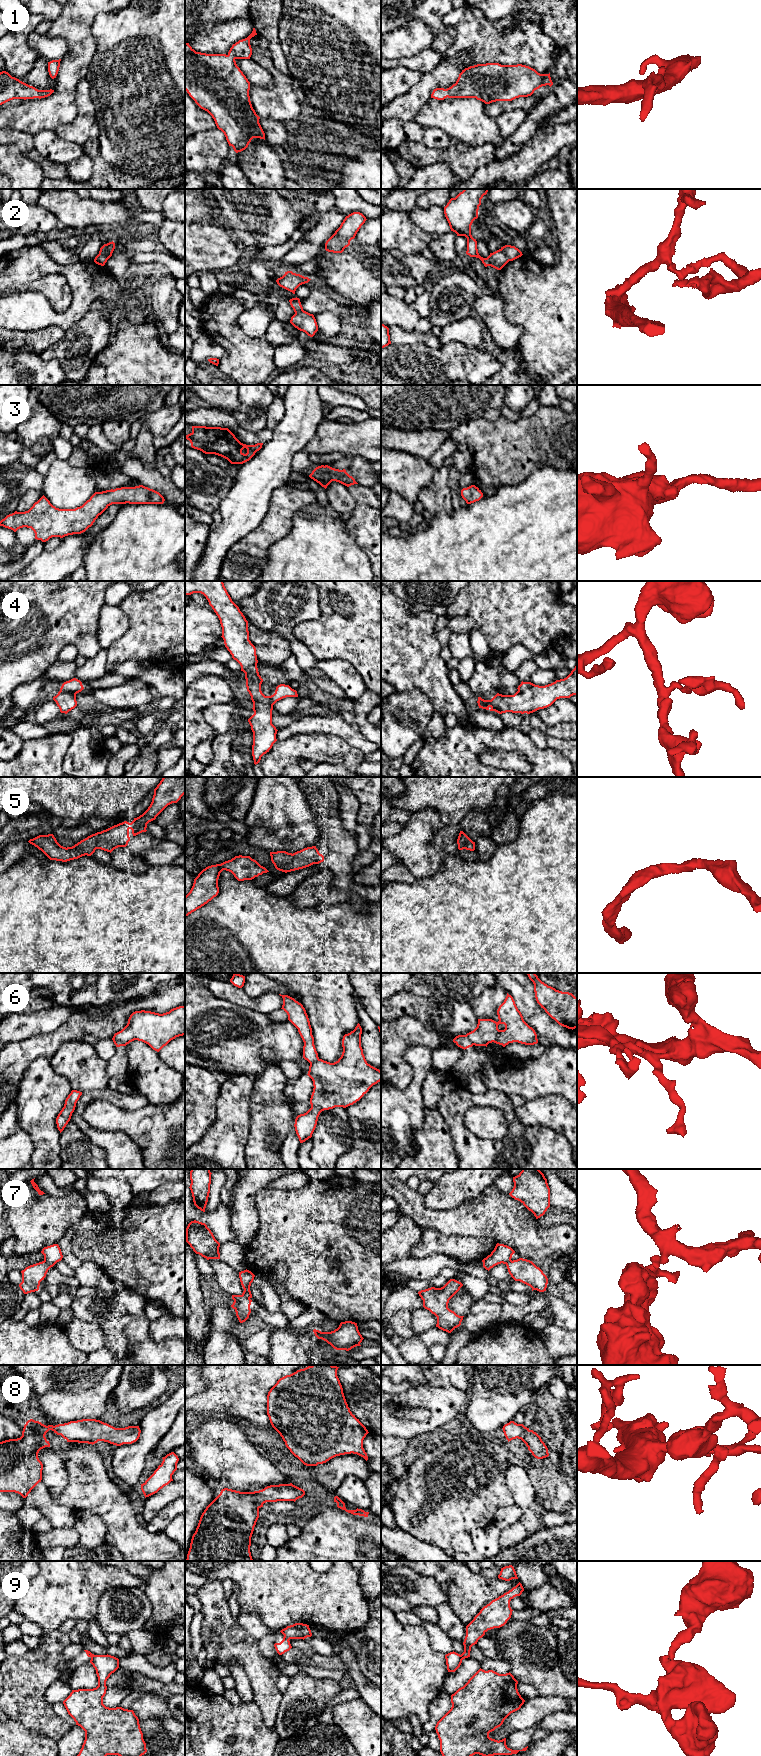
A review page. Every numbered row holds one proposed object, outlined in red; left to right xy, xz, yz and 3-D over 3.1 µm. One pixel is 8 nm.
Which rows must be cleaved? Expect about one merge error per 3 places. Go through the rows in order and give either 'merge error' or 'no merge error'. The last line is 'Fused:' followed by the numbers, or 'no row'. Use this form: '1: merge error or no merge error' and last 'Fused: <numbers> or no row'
1: no merge error
2: merge error
3: no merge error
4: no merge error
5: no merge error
6: merge error
7: merge error
8: no merge error
9: merge error
Fused: 2, 6, 7, 9

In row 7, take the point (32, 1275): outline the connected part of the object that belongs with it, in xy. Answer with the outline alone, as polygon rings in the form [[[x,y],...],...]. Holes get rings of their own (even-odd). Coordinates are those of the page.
[[[45,1261],[30,1265],[21,1271],[22,1282],[19,1284],[24,1294],[39,1290],[40,1282],[44,1280],[48,1270],[53,1267]]]

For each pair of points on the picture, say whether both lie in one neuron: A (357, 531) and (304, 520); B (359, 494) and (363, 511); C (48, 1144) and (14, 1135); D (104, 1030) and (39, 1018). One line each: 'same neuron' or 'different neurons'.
A: different neurons
B: same neuron
C: different neurons
D: different neurons

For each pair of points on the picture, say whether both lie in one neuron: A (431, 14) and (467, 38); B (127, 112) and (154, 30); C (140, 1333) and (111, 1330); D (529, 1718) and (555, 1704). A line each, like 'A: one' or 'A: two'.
A: two
B: one
C: two
D: one

